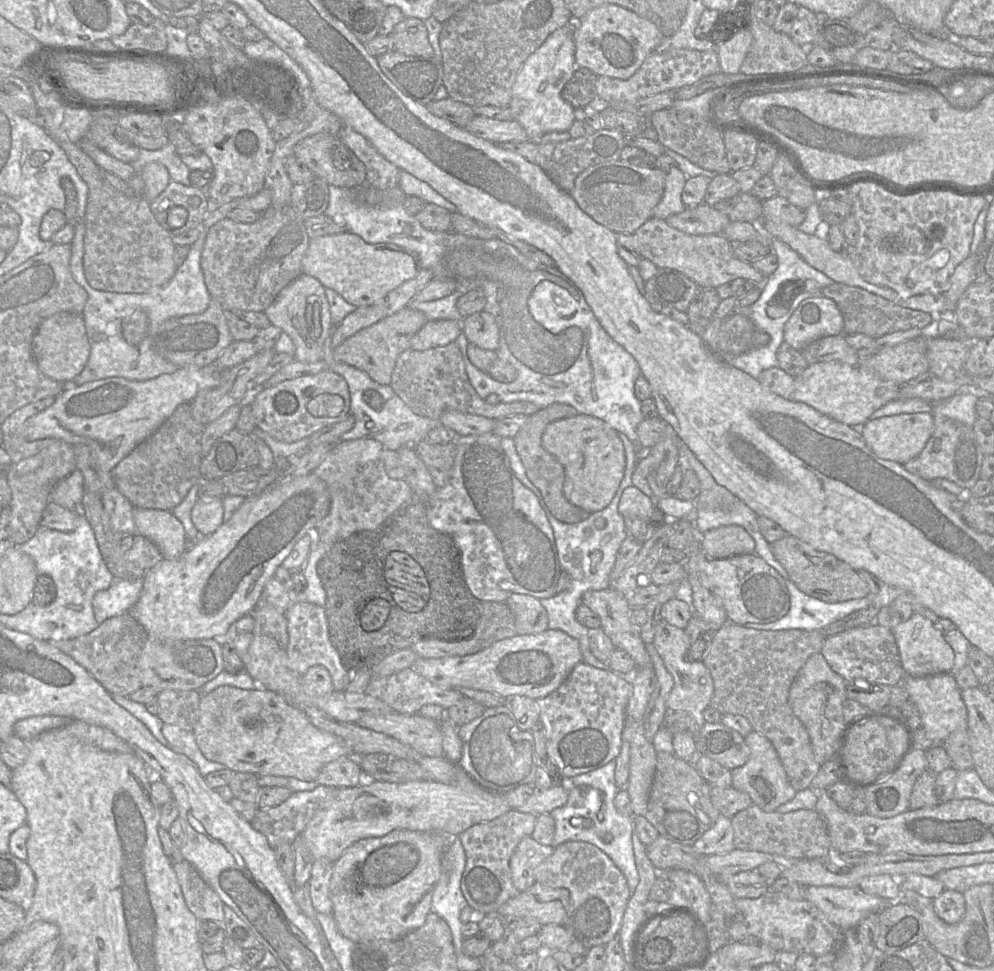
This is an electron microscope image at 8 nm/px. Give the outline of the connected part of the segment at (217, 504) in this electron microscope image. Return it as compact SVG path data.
M198 498L192 508L191 520L202 537L215 532L224 522L222 498Z

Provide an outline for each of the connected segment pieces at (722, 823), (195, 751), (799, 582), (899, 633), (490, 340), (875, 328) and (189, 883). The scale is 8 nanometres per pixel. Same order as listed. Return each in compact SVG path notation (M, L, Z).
M720 814L715 824L692 846L695 852L699 855L721 855L735 849L731 819Z
M166 723L163 724L161 729L168 742L168 747L175 753L183 754L193 761L203 777L212 772L226 769L223 764L209 761L203 756L197 746L193 732Z
M787 534L770 544L774 557L782 564L796 587L827 603L845 602L868 597L868 585L858 572L832 554L814 549L808 543Z
M914 613L907 621L893 628L901 665L905 676L926 677L949 673L954 665L954 652L943 634L929 619Z
M484 310L474 313L464 318L462 328L469 343L485 350L498 350L500 335L492 314Z
M834 282L822 289L822 295L832 299L838 306L844 322L846 335L865 334L874 339L897 331L919 328L928 330L932 316L927 312L898 306L889 300L872 294L864 289Z
M187 861L174 864L173 870L181 886L185 903L198 921L214 921L221 923L222 927L224 921L224 903L219 895L202 879L198 871Z

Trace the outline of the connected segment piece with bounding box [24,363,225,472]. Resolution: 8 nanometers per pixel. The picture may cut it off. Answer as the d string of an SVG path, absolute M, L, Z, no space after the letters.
M212 363L204 367L179 367L173 373L162 374L144 381L110 377L87 382L72 389L63 390L50 407L29 417L25 422L24 437L28 441L56 438L73 446L85 445L90 449L98 466L105 472L111 472L124 457L152 435L178 405L191 402L201 390L218 386L224 371Z

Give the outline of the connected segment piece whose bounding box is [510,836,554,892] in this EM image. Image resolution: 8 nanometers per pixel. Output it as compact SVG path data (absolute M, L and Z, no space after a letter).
M531 836L523 838L510 858L512 881L519 892L528 890L535 882L535 870L554 851L552 845L542 845Z

